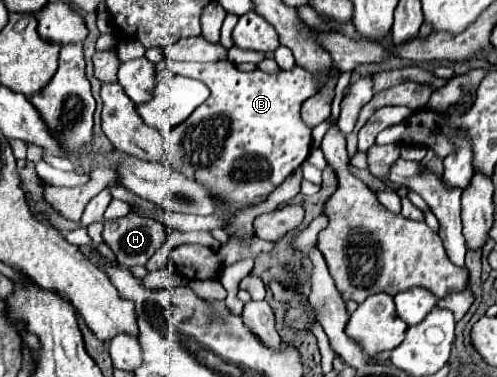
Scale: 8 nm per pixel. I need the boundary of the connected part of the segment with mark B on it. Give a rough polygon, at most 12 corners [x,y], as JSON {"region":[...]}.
{"region":[[169,62],[211,96],[165,158],[223,200],[263,202],[309,156],[295,64]]}

